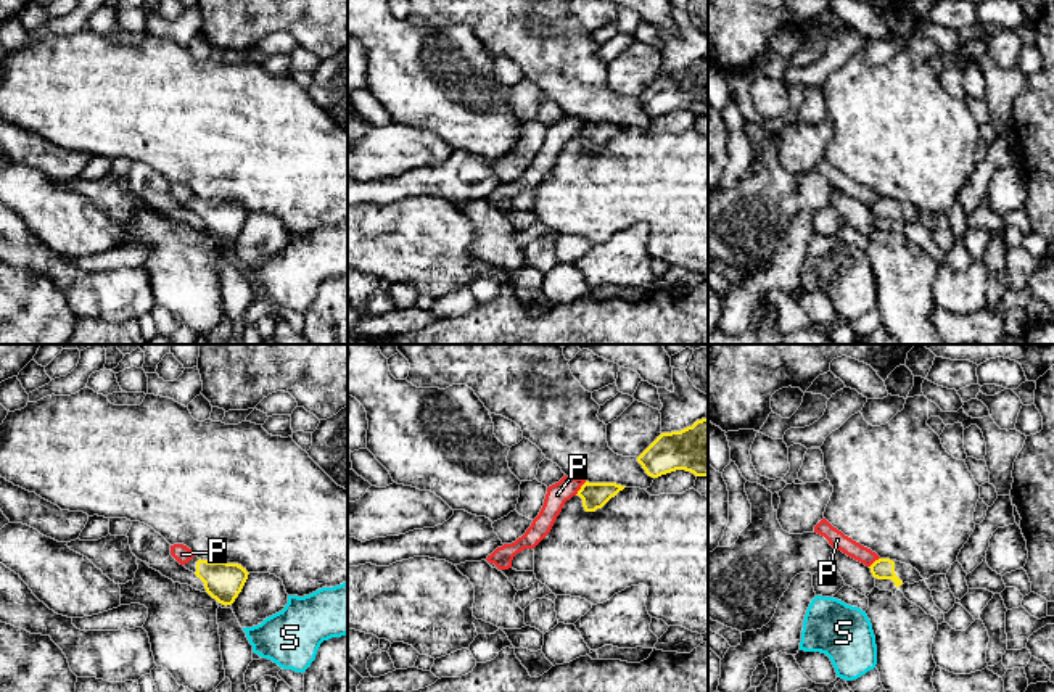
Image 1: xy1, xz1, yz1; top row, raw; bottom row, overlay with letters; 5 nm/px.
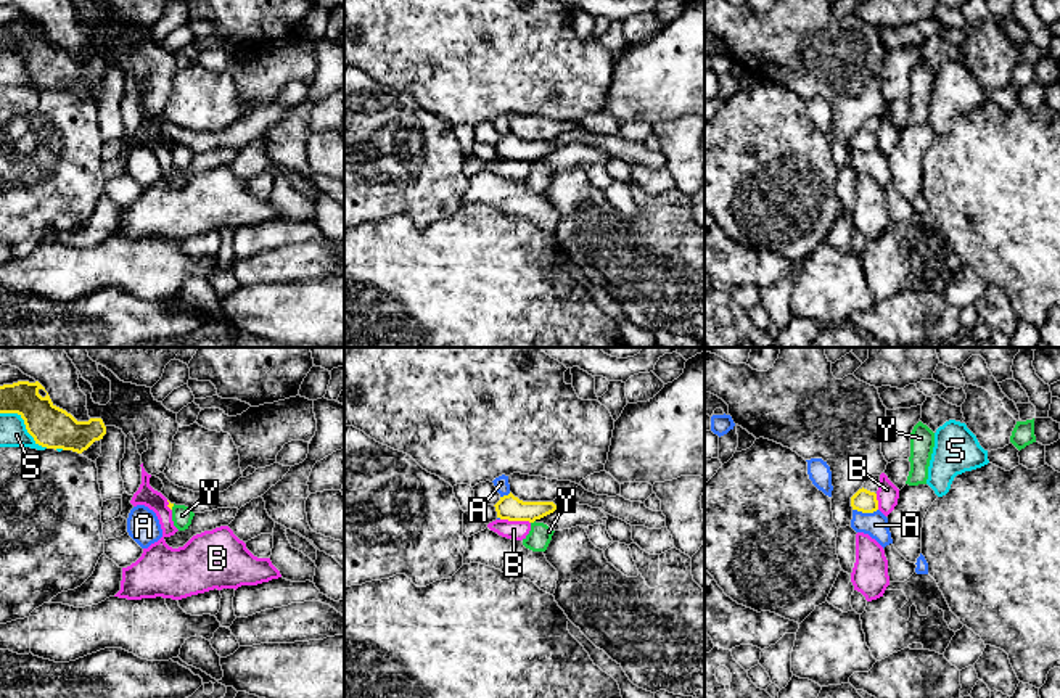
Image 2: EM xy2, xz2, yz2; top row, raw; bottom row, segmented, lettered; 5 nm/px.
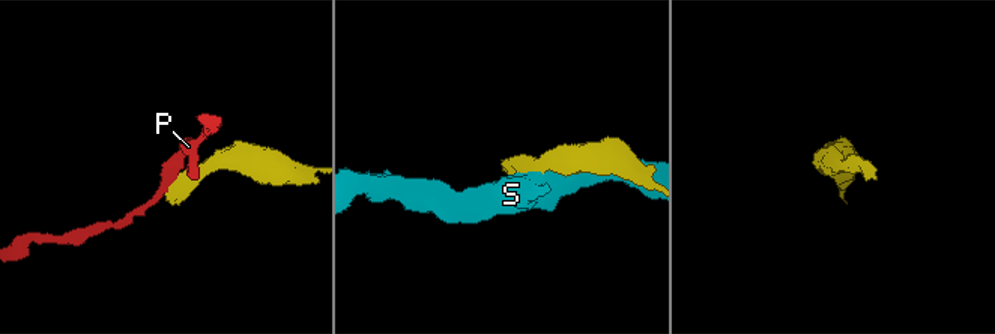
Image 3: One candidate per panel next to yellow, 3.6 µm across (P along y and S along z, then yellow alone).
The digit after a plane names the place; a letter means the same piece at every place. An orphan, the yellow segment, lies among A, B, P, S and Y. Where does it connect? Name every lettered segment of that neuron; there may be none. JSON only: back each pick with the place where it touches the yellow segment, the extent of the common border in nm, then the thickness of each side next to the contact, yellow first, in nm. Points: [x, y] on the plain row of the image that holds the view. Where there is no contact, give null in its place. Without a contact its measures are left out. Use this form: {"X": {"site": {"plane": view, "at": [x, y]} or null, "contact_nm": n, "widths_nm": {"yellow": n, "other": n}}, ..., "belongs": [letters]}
{"belongs": []}

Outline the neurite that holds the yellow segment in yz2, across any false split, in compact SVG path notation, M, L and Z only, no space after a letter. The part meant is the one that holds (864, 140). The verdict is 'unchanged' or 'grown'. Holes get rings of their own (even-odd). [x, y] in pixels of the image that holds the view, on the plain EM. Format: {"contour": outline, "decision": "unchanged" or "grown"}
{"contour": "M862 127L851 137L851 146L862 153L873 153L878 150L877 133Z", "decision": "unchanged"}

